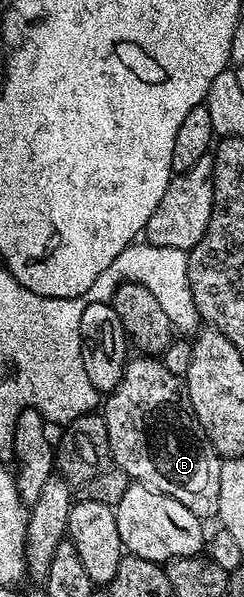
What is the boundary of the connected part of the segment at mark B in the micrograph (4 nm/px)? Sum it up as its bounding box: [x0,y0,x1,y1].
[101,355,221,519]

